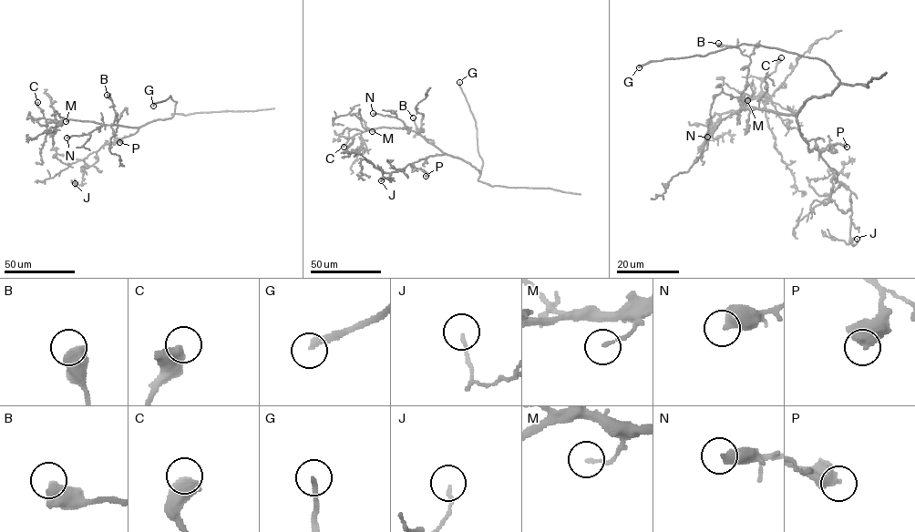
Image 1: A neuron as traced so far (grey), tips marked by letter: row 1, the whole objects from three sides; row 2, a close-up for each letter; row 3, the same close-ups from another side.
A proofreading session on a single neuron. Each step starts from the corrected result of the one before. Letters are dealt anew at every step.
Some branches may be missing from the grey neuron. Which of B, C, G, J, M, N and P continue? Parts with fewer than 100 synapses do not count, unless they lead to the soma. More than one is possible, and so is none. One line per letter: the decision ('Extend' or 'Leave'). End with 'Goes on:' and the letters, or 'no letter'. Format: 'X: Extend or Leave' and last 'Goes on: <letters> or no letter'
B: Leave
C: Leave
G: Extend
J: Leave
M: Leave
N: Extend
P: Leave
Goes on: G, N

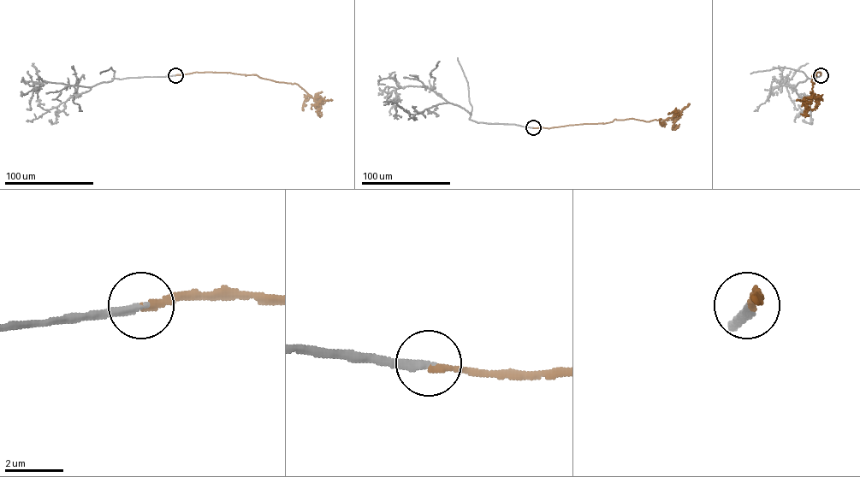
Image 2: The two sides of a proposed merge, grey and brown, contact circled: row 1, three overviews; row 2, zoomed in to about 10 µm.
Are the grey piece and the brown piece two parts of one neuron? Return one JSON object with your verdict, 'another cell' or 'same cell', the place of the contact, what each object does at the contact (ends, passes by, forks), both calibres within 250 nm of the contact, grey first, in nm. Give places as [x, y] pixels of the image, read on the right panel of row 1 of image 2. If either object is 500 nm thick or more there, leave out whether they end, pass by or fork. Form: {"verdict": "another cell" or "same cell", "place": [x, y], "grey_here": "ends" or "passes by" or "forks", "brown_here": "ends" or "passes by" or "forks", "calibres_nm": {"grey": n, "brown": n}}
{"verdict": "same cell", "place": [821, 75], "grey_here": "ends", "brown_here": "ends", "calibres_nm": {"grey": 280, "brown": 200}}

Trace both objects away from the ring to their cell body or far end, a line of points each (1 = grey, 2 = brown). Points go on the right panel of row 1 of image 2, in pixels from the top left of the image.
1: (821, 75), (795, 87), (779, 82), (785, 82), (797, 108)
2: (821, 75), (818, 72), (816, 75), (812, 75), (811, 81), (814, 83), (810, 101), (796, 101)

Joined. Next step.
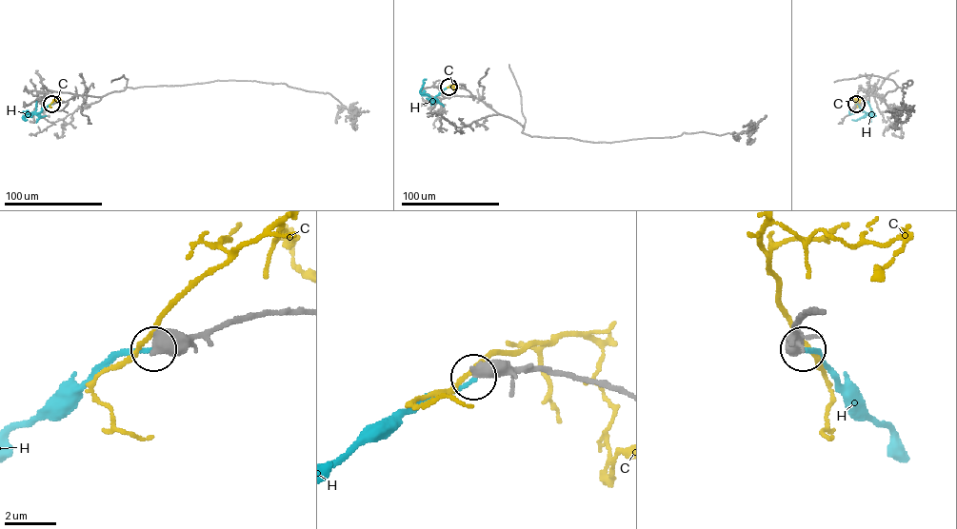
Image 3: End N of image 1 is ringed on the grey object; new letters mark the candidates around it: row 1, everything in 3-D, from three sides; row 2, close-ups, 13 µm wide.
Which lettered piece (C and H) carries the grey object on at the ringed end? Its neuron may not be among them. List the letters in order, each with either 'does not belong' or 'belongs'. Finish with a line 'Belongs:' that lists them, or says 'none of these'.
C: does not belong
H: belongs
Belongs: H

